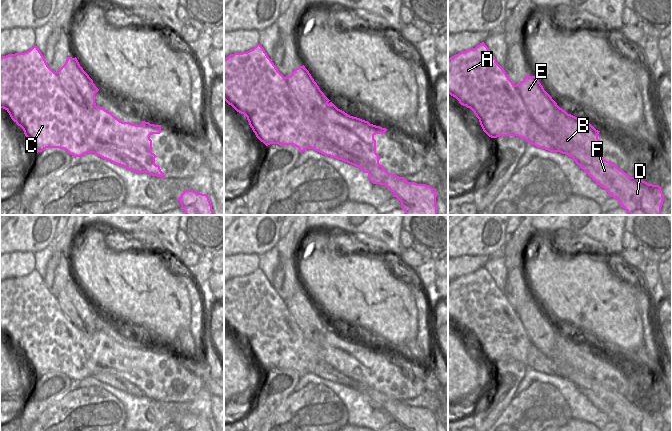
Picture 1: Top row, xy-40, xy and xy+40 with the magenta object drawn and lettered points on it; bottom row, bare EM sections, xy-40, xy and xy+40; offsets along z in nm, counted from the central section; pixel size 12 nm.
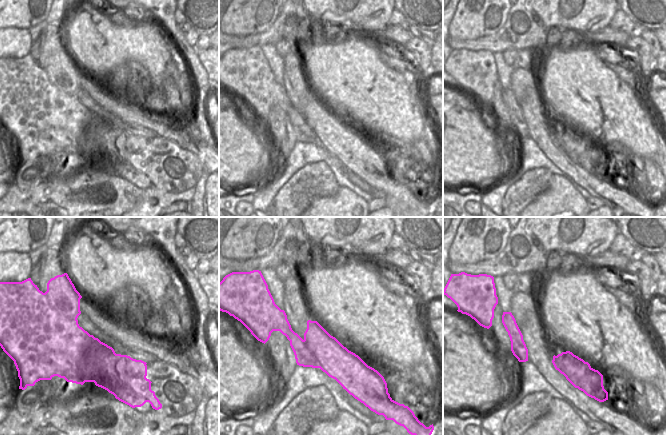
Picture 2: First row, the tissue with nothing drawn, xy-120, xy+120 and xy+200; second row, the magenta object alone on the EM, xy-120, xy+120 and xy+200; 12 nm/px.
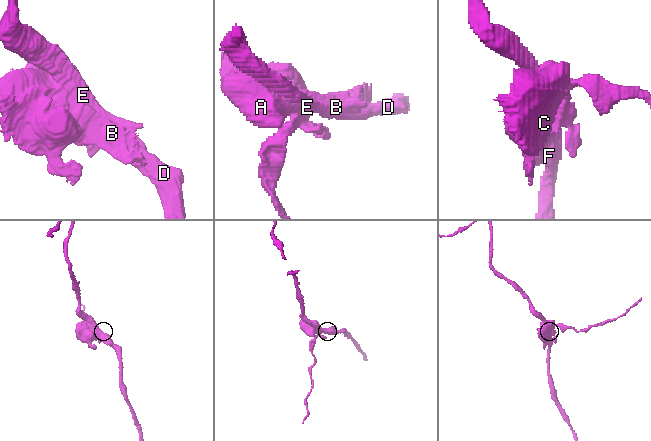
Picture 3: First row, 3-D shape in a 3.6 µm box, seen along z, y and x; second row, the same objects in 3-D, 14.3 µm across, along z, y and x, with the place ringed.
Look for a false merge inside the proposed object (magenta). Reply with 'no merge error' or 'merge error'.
merge error

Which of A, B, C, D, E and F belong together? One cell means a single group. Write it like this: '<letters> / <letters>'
A C / B D E F

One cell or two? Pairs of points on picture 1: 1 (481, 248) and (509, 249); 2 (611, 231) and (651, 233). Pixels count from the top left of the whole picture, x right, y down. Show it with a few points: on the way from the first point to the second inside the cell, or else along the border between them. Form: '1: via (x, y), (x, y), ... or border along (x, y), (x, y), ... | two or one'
1: border along (506, 234), (504, 244) | two
2: border along (625, 225), (623, 229) | two

